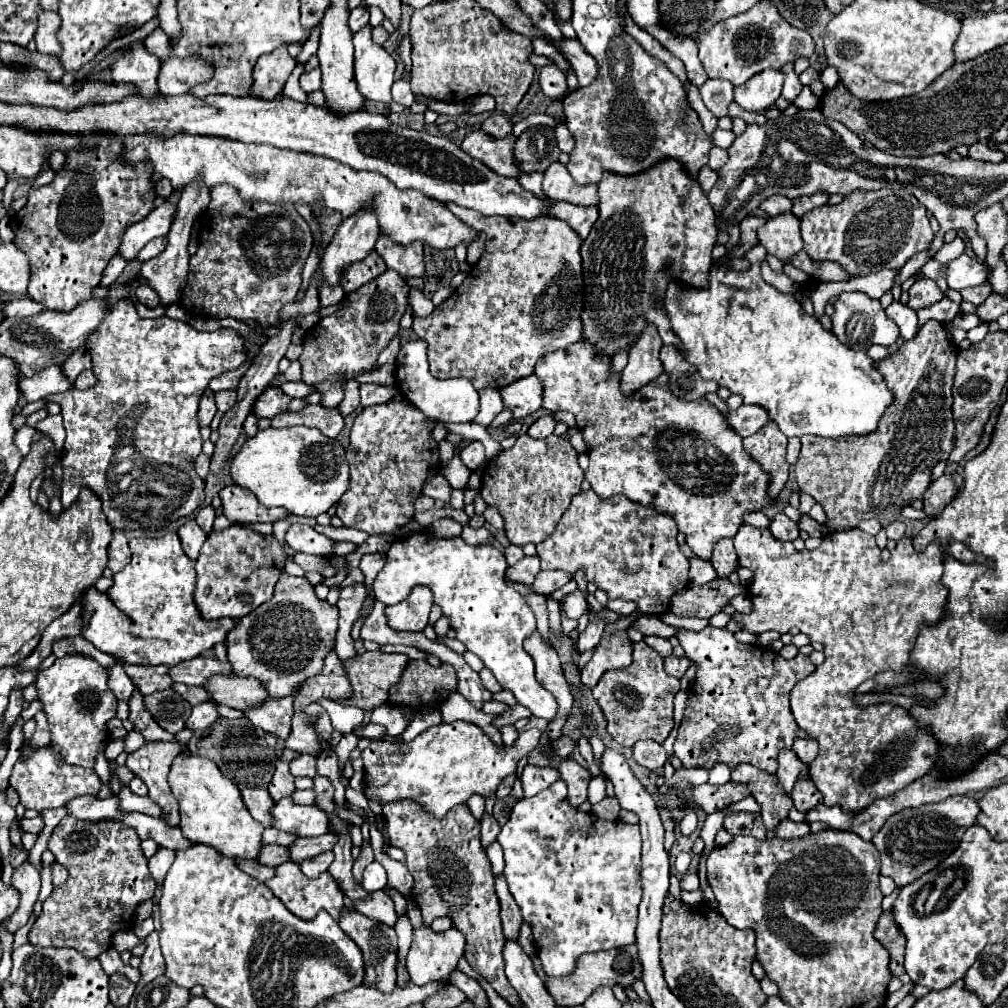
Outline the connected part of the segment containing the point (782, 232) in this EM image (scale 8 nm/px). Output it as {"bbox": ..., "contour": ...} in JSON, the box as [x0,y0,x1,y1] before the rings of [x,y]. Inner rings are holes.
{"bbox":[759,213,803,263],"contour":[[[783,213],[783,217],[771,217],[759,231],[759,243],[767,253],[779,257],[783,263],[803,249],[803,239],[799,233],[799,219],[793,213]]]}

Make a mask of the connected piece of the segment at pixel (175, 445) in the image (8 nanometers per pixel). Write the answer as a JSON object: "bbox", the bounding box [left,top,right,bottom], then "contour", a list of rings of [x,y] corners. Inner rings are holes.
{"bbox":[47,299,245,531],"contour":[[[131,299],[127,301],[115,301],[115,305],[111,305],[111,309],[107,309],[107,317],[103,317],[103,321],[99,323],[99,329],[95,329],[95,333],[91,333],[91,337],[87,337],[87,351],[93,357],[93,373],[97,375],[97,385],[85,391],[79,389],[69,389],[57,395],[49,395],[47,401],[57,401],[61,405],[61,415],[65,421],[65,429],[67,429],[67,439],[65,439],[65,449],[63,449],[63,483],[61,483],[61,503],[65,509],[69,509],[71,503],[75,503],[79,499],[81,489],[91,489],[103,503],[103,513],[109,521],[109,525],[113,529],[121,529],[121,531],[161,531],[165,529],[171,521],[177,521],[181,517],[189,517],[195,509],[199,509],[203,505],[205,493],[203,493],[203,479],[195,473],[195,459],[201,453],[201,435],[199,435],[199,423],[197,423],[197,405],[199,399],[203,395],[203,389],[209,385],[209,381],[225,371],[235,371],[245,363],[245,351],[243,351],[243,337],[233,331],[233,329],[219,329],[213,333],[207,331],[195,331],[191,325],[183,323],[183,321],[175,321],[169,319],[167,315],[157,317],[157,319],[141,319],[135,311],[135,303]]]}

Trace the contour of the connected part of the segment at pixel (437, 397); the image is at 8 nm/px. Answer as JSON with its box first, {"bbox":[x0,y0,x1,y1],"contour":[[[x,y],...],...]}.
{"bbox":[397,339,479,423],"contour":[[[421,339],[407,341],[397,357],[397,383],[403,397],[419,407],[427,417],[443,423],[471,423],[479,413],[479,393],[467,379],[437,379],[429,373],[427,343]]]}

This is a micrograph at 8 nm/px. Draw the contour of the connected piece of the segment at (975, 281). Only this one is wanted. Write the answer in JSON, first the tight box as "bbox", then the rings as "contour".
{"bbox":[945,253,983,291],"contour":[[[963,253],[947,265],[945,279],[947,279],[949,289],[955,289],[955,291],[961,291],[965,287],[983,285],[983,263]]]}

